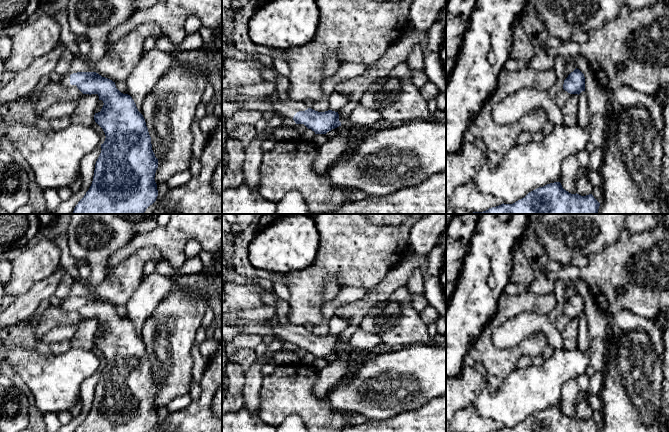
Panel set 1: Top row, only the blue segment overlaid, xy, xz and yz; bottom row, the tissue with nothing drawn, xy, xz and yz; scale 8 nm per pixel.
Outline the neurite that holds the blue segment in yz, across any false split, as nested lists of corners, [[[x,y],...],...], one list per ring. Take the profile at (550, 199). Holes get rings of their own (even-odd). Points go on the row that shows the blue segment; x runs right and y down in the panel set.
[[[554,182],[529,192],[513,204],[503,203],[473,214],[598,214],[599,206],[592,194],[571,194],[560,182]]]

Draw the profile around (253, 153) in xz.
[[[280,113],[271,114],[267,117],[267,122],[267,127],[262,132],[258,132],[249,146],[245,148],[244,181],[253,191],[259,191],[261,162],[264,154],[261,149],[262,142],[269,140],[273,131],[282,126],[284,116]]]

